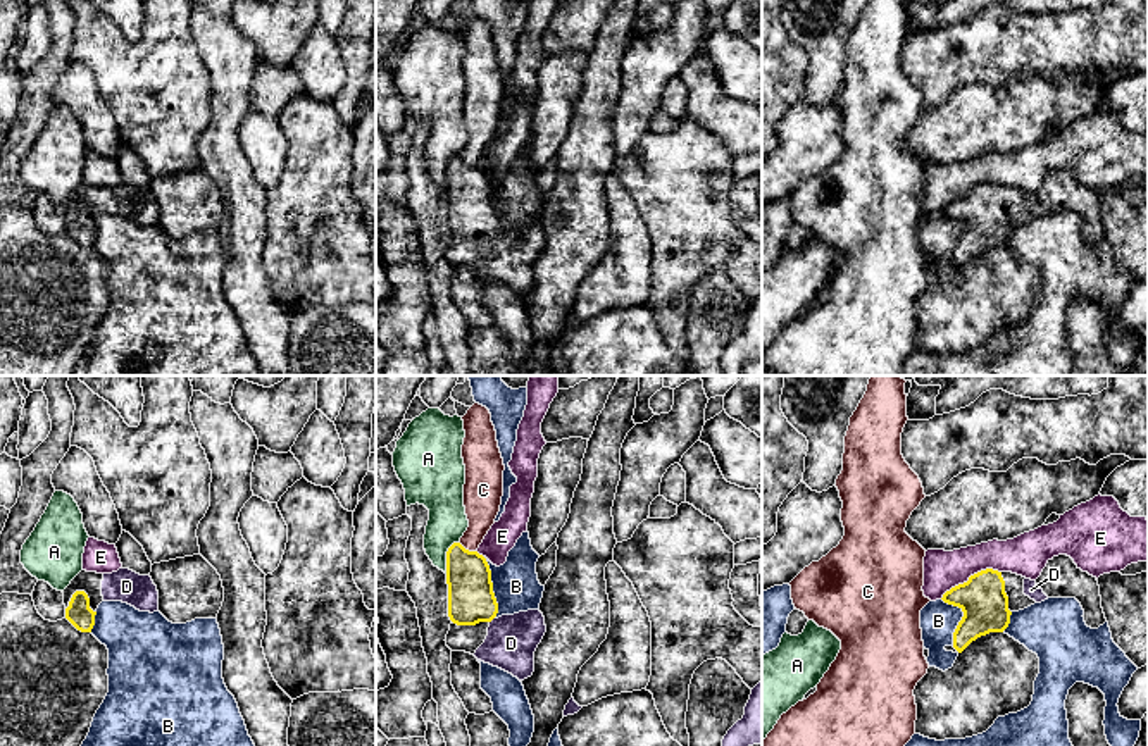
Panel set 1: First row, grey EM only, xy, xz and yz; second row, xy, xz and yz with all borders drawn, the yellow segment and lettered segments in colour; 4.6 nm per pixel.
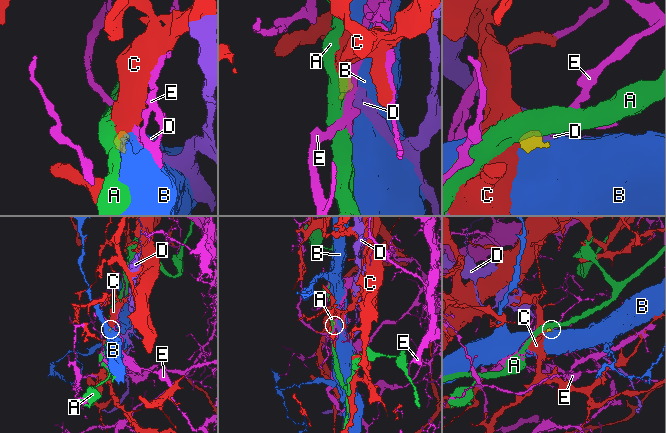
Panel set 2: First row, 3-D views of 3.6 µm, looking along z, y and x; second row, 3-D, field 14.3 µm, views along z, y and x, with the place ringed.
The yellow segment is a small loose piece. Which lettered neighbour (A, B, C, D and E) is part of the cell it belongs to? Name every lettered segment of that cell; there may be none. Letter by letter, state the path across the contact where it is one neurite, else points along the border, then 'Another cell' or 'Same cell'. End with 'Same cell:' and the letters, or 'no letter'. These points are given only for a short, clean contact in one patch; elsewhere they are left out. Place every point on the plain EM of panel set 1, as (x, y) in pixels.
A: Boundary: xz (457, 155), (447, 166), (445, 186). Another cell
B: Another cell
C: Boundary: xz (459, 155), (474, 166). Another cell
D: Path across: xz (471, 214), (492, 233), (511, 257). Same cell
E: Boundary: yz (1000, 185), (981, 183), (952, 200), (940, 212). Another cell
Same cell: D

